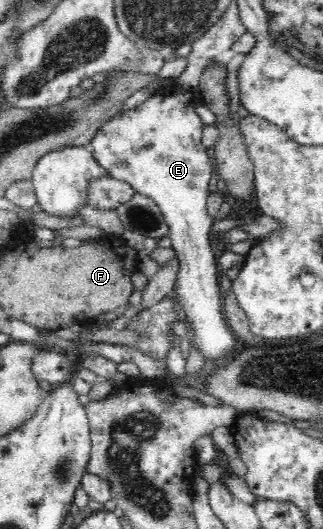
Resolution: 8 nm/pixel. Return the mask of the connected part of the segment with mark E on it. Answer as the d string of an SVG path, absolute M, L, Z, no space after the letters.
M175 84L171 95L150 96L133 110L113 116L112 120L99 128L99 132L95 134L89 147L99 164L107 169L109 176L131 184L135 192L151 198L163 213L169 225L172 247L179 257L180 264L173 294L176 294L176 302L183 311L183 321L190 328L192 348L196 348L196 351L207 362L217 362L221 358L229 358L229 356L238 354L239 339L229 328L224 316L222 302L224 291L220 286L215 256L211 249L211 238L209 238L215 220L208 212L209 180L211 180L213 170L206 153L208 148L201 143L201 132L205 124L195 110L202 103L203 97L198 88L189 91Z

